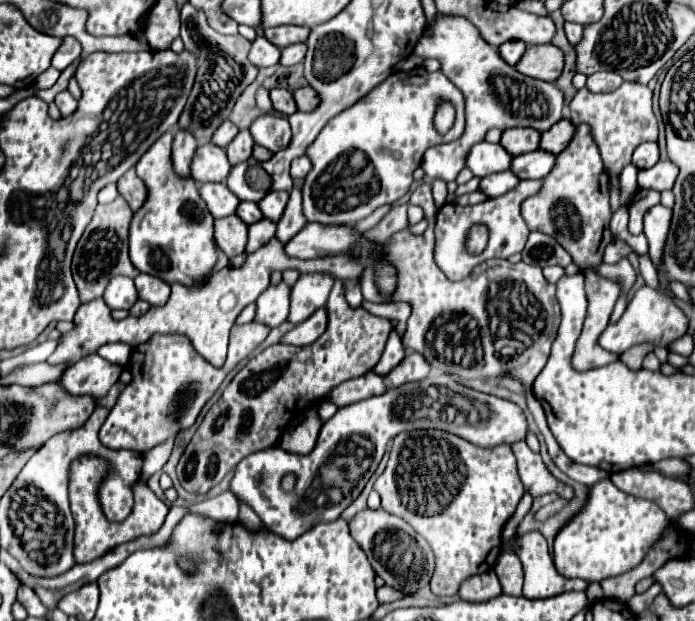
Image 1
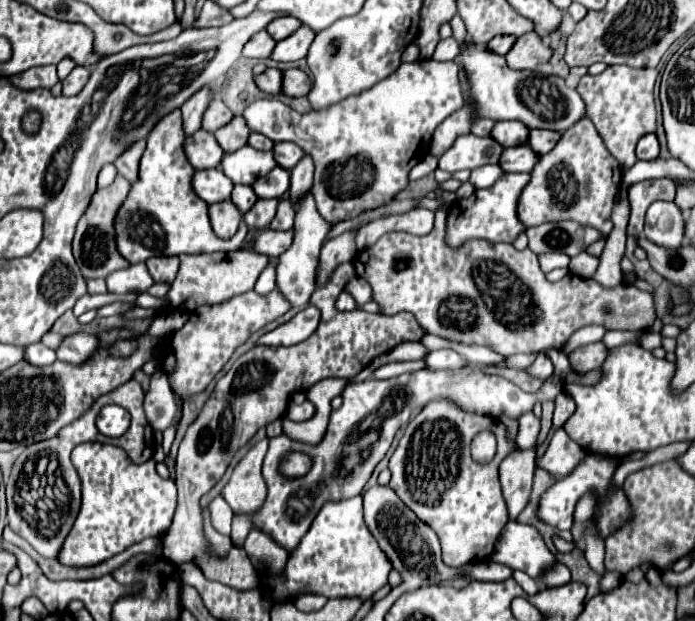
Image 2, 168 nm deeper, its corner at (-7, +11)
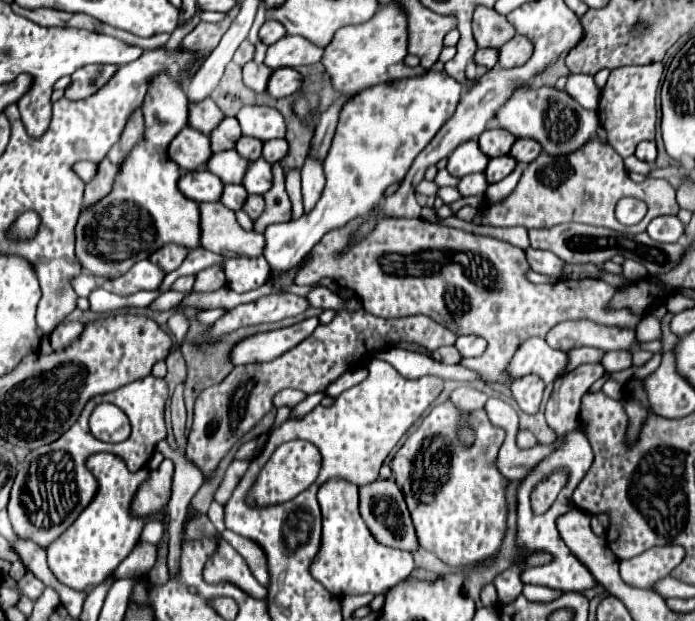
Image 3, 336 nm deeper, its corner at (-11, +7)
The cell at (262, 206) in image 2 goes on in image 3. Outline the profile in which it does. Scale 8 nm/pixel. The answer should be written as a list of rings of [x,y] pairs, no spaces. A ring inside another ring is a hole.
[[[249,195],[247,201],[245,201],[245,205],[243,205],[243,211],[245,211],[253,221],[257,221],[257,219],[261,217],[261,213],[263,213],[263,205],[265,205],[265,201],[263,201],[261,195]]]

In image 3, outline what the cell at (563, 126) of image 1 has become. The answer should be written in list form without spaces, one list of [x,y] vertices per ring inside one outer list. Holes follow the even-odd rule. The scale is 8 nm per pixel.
[[[517,139],[509,155],[515,157],[519,163],[531,163],[541,155],[541,151],[543,147],[535,139]]]

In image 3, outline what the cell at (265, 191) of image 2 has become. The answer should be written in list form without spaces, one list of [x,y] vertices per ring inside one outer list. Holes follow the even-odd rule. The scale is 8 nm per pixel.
[[[257,159],[249,165],[247,175],[243,179],[243,187],[251,195],[263,195],[263,193],[267,193],[267,189],[271,189],[271,181],[273,181],[271,163],[267,163],[263,159]]]

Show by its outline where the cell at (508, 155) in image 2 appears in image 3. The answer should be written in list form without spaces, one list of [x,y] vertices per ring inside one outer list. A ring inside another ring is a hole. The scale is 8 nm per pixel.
[[[503,155],[503,157],[491,159],[489,165],[487,165],[487,169],[485,169],[487,181],[489,183],[497,183],[497,181],[505,179],[515,169],[515,165],[517,165],[517,161],[511,155]]]

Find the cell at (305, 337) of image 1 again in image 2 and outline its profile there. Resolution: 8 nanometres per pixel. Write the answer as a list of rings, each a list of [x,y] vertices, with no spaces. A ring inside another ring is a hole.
[[[307,305],[301,313],[297,313],[291,321],[279,325],[277,329],[265,333],[257,345],[273,345],[273,347],[289,347],[295,343],[305,341],[319,325],[319,309],[313,305]]]

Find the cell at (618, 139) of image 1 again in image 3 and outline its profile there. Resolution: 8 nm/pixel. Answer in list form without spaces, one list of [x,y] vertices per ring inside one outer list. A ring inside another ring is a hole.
[[[649,63],[643,67],[613,69],[599,97],[599,121],[607,131],[609,145],[621,155],[629,157],[645,139],[655,139],[655,97],[664,73],[663,63]]]

